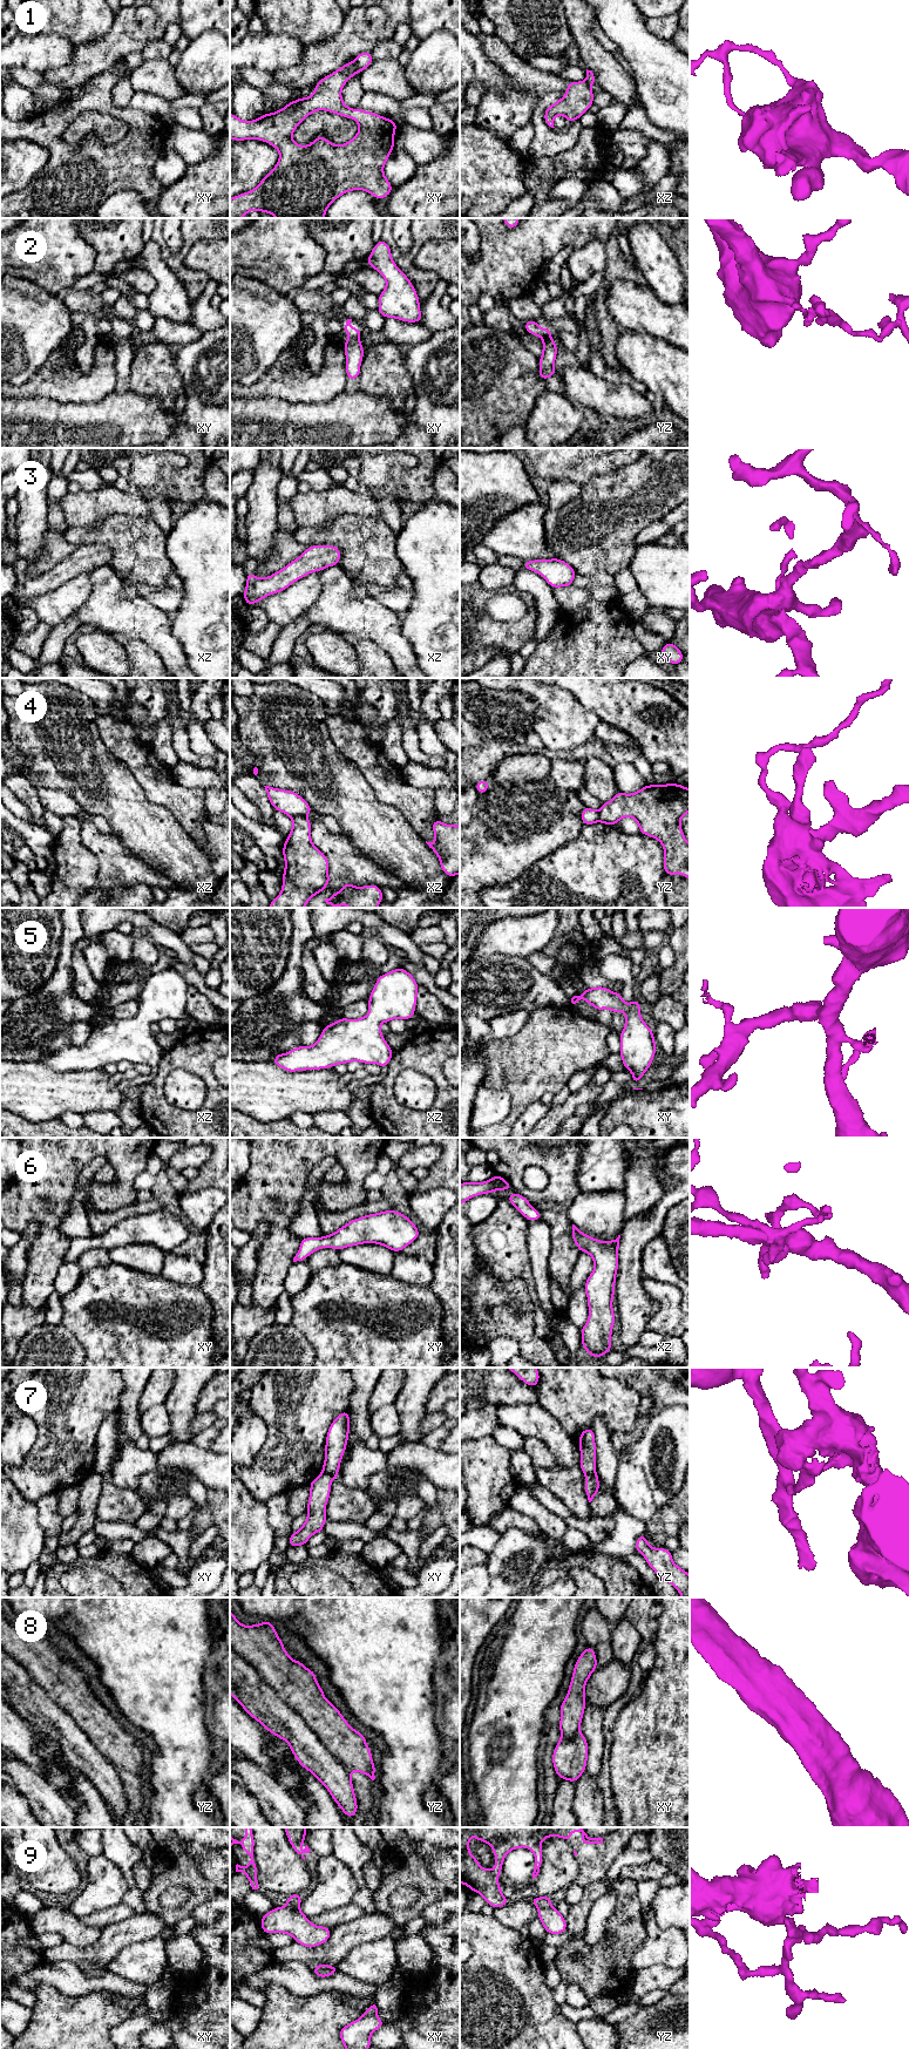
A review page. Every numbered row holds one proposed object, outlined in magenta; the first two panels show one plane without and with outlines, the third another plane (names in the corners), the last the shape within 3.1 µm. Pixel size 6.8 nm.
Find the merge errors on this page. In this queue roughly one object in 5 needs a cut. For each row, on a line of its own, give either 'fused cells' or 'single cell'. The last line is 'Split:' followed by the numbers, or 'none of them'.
1: fused cells
2: fused cells
3: single cell
4: fused cells
5: single cell
6: single cell
7: fused cells
8: single cell
9: fused cells
Split: 1, 2, 4, 7, 9

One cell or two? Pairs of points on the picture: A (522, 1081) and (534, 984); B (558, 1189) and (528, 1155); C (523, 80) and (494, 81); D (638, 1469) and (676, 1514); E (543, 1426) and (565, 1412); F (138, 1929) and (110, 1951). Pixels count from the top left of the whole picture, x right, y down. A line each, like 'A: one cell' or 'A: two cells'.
A: two cells
B: one cell
C: two cells
D: two cells
E: two cells
F: one cell

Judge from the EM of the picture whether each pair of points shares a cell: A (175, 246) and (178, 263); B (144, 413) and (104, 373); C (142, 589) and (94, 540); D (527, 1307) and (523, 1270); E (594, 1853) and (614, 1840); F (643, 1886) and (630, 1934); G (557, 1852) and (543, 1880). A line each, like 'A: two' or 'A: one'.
A: two
B: two
C: two
D: two
E: one
F: two
G: one

